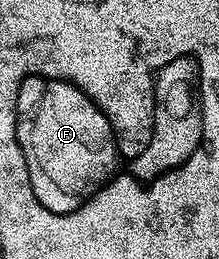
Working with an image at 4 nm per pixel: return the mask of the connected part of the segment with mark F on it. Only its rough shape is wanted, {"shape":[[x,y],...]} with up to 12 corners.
{"shape":[[26,77],[16,135],[36,199],[74,213],[114,128],[84,91]]}

